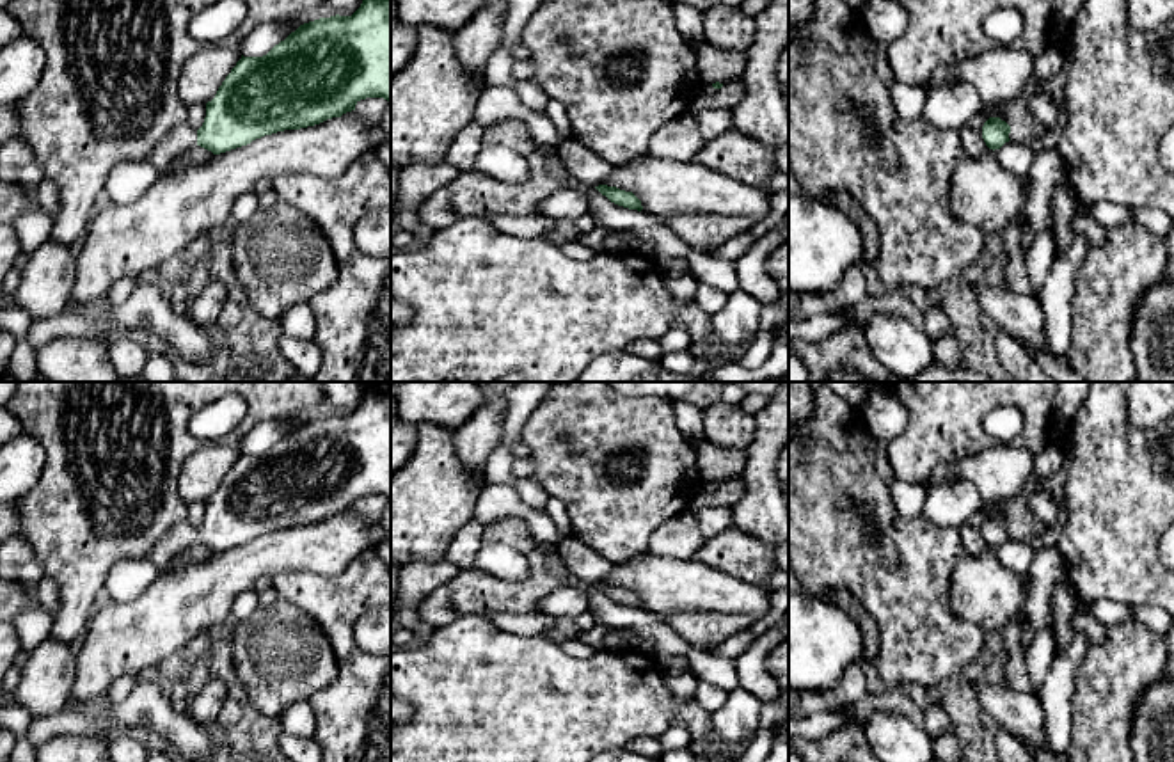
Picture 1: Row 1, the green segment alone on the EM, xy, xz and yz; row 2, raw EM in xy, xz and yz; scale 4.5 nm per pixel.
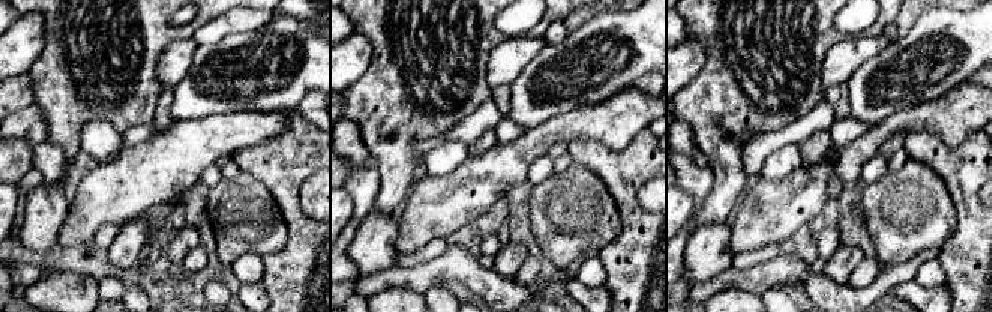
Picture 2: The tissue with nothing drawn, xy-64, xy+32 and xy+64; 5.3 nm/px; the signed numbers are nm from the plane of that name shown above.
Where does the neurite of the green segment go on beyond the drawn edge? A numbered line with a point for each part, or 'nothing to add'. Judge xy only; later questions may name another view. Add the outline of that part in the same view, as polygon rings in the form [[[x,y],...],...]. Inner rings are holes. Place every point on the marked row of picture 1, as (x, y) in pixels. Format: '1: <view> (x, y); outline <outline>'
1: xy (182, 139); outline [[[188,123],[174,128],[146,158],[158,172],[165,171],[172,160],[197,146],[197,130]]]

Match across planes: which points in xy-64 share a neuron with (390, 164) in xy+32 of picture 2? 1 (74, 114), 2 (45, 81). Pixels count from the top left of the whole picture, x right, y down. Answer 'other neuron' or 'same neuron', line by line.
1: same neuron
2: same neuron

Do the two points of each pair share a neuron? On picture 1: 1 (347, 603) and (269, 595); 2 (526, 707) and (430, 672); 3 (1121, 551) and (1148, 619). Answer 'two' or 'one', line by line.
1: two
2: one
3: two

